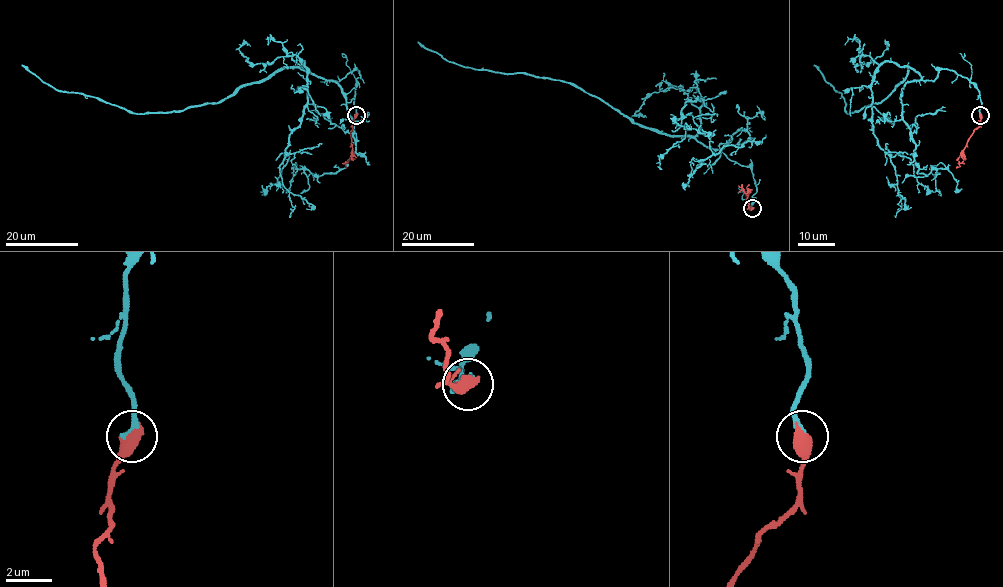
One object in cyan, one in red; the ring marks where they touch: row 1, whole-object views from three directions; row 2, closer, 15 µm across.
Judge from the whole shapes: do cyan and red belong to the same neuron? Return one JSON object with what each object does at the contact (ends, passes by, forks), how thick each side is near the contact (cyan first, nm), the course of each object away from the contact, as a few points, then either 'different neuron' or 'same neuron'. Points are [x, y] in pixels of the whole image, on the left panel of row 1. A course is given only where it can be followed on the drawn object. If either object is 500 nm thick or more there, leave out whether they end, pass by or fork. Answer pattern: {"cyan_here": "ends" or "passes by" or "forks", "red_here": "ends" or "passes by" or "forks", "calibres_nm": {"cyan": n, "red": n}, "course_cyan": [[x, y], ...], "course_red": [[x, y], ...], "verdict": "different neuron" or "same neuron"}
{"calibres_nm": {"cyan": 280, "red": 650}, "course_cyan": [[356, 114], [361, 76], [355, 69], [335, 81], [279, 68], [218, 103], [144, 113], [57, 90], [22, 65]], "course_red": [[356, 114], [351, 132], [352, 155], [345, 164], [346, 168]], "verdict": "same neuron"}

